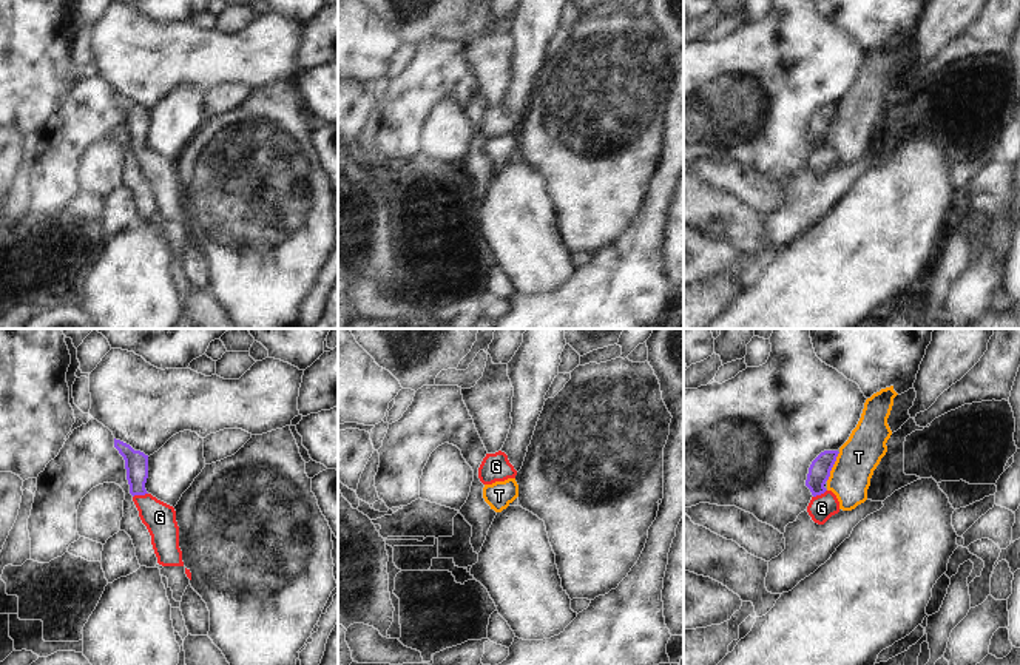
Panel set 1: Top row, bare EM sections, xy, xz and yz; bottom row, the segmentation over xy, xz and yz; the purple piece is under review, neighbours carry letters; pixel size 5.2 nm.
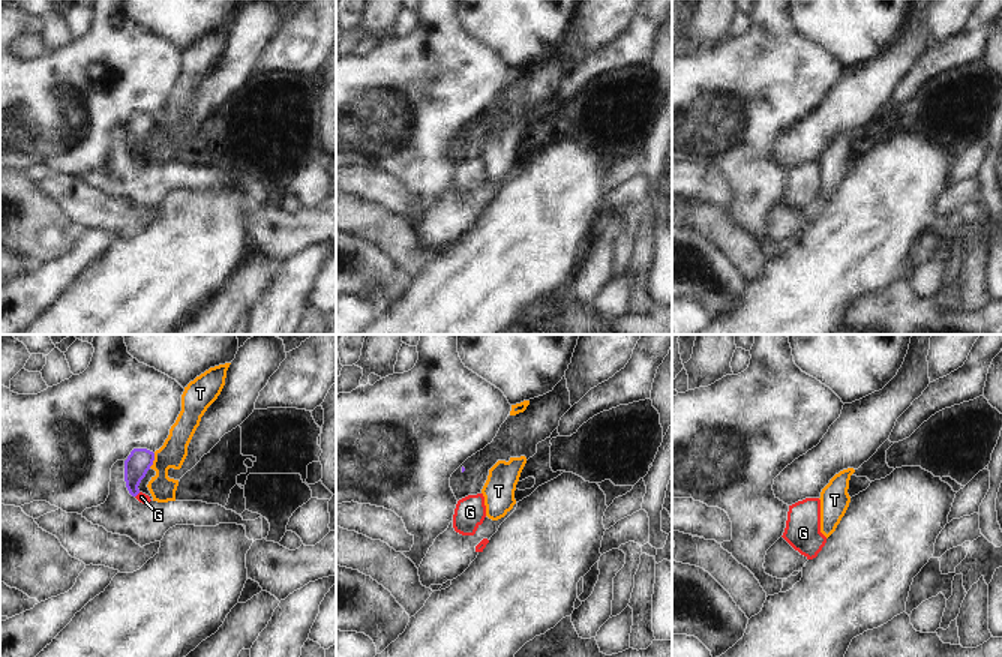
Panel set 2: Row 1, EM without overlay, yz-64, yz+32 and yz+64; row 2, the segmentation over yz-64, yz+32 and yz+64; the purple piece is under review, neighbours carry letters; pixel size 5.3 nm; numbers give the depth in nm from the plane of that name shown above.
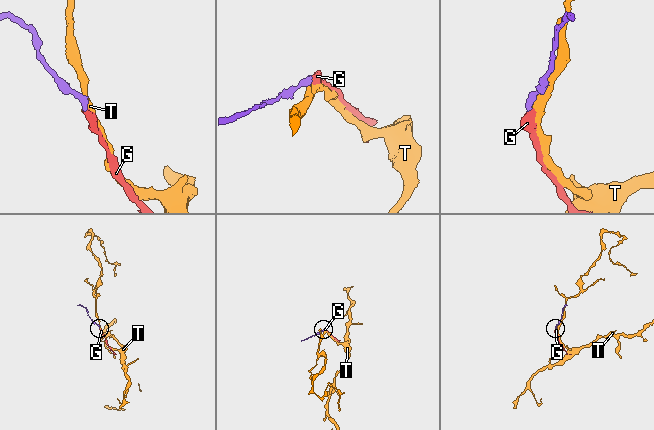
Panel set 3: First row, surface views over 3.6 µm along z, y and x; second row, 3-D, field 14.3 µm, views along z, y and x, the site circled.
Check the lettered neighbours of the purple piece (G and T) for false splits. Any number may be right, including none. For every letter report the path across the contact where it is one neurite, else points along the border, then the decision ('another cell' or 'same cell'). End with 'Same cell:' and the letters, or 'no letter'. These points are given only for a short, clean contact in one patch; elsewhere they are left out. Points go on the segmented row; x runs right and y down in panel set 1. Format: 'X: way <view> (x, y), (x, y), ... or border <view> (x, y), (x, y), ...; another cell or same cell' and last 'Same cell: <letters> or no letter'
G: way xy (136, 463), (139, 494), (159, 517); same cell
T: border yz (840, 452), (826, 480); another cell
Same cell: G

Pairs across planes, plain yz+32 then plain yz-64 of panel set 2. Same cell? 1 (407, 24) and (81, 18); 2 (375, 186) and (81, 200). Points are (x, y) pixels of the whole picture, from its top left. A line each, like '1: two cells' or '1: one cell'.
1: one cell
2: one cell

